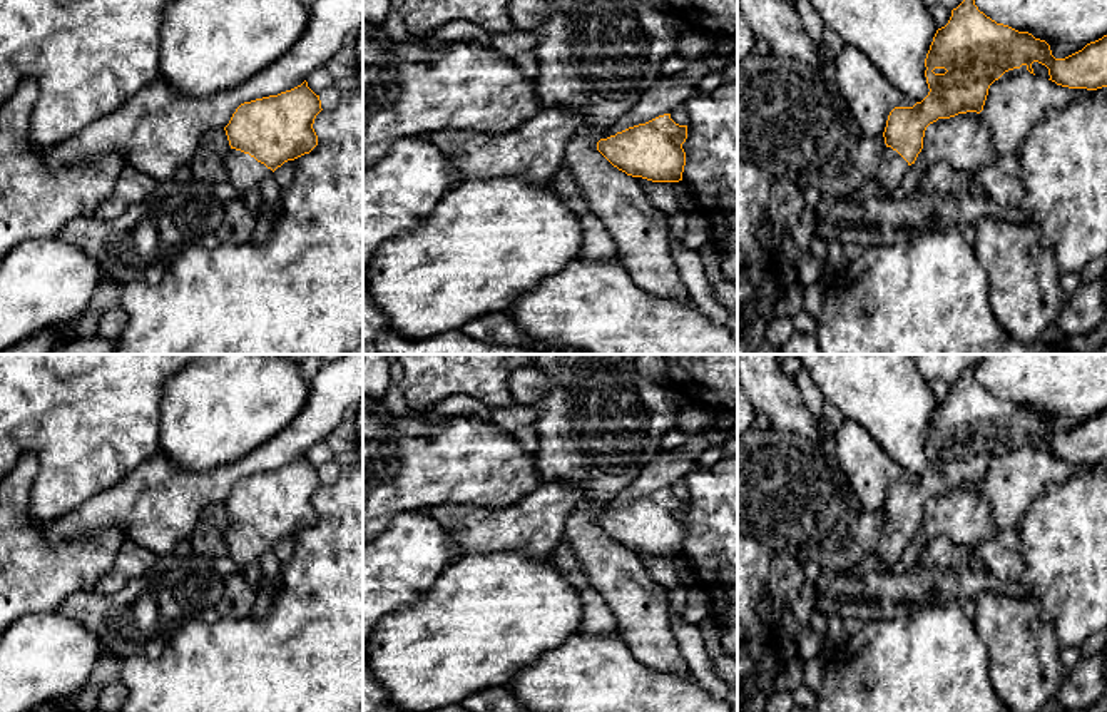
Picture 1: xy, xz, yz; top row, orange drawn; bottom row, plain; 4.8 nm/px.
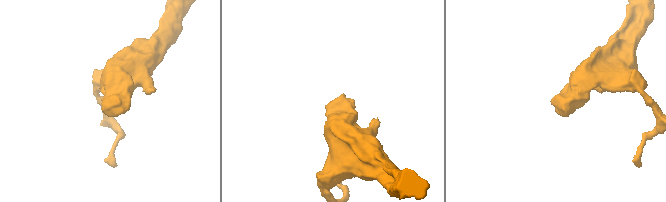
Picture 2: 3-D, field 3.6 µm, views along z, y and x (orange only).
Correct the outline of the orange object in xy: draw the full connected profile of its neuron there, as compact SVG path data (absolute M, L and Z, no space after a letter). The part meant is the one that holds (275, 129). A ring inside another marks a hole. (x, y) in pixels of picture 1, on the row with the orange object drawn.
M301 85L241 104L224 127L231 149L224 154L227 181L246 196L288 160L318 145L313 129L321 100Z

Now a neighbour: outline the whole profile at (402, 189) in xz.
M425 135L401 137L385 159L363 169L363 354L376 354L376 338L390 333L390 318L371 299L366 282L373 256L386 241L421 227L435 206L455 189L457 179L450 159Z

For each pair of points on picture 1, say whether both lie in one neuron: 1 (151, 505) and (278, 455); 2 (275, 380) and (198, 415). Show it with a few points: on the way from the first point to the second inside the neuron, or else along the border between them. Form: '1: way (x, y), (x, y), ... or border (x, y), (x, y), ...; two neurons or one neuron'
1: way (183, 495), (213, 487), (229, 473), (246, 467); one neuron
2: way (256, 391), (239, 391), (216, 410); one neuron

